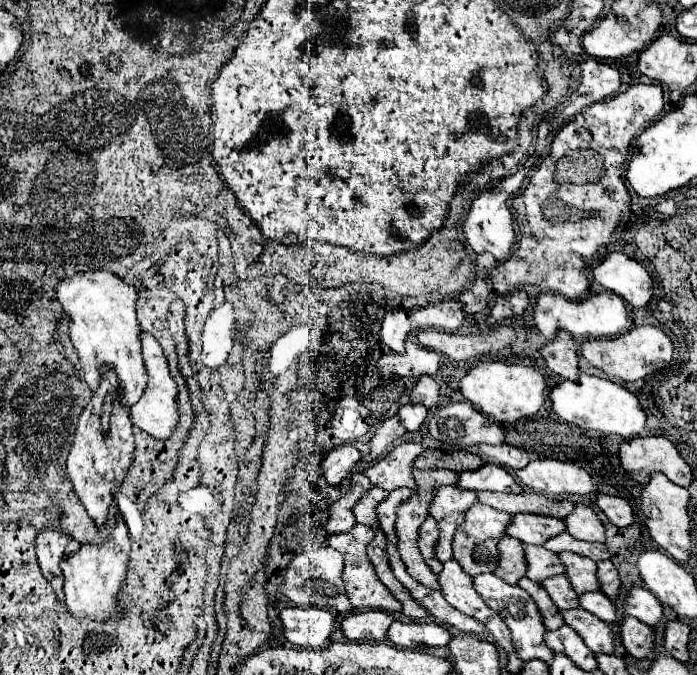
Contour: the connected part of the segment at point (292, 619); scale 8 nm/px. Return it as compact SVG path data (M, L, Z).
M283 608L279 612L281 632L287 642L301 648L321 648L333 630L335 618L325 608Z

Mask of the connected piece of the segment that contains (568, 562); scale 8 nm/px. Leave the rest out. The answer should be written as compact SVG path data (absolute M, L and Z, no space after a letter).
M561 552L559 560L563 562L565 576L569 578L571 586L577 590L577 594L599 590L599 582L595 576L597 568L595 568L593 560L579 556L579 554L573 554L573 552Z

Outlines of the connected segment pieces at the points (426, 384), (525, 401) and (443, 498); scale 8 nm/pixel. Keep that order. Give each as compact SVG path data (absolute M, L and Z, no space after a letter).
M431 376L417 378L417 382L415 382L413 390L411 390L411 402L419 402L425 408L431 410L431 408L439 406L439 400L441 400L439 384Z
M481 362L459 380L459 392L463 394L463 398L497 422L515 422L539 412L545 400L545 388L547 380L537 370L501 362Z
M439 486L435 488L431 506L429 506L429 516L437 520L439 526L439 540L435 546L435 558L441 562L451 560L451 540L455 534L455 528L463 524L467 506L475 504L475 492L473 490L459 490L455 486Z

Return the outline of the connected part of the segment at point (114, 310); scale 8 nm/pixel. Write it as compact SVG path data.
M99 270L99 272L73 274L71 278L59 282L59 286L55 288L57 288L55 290L57 300L69 320L69 336L79 354L79 362L85 372L85 382L89 384L91 390L97 390L101 382L101 366L109 364L119 374L123 386L121 394L123 404L133 406L147 386L147 372L143 366L141 340L139 340L141 326L135 314L135 302L137 302L135 286L127 284L123 278L119 278L109 270Z

